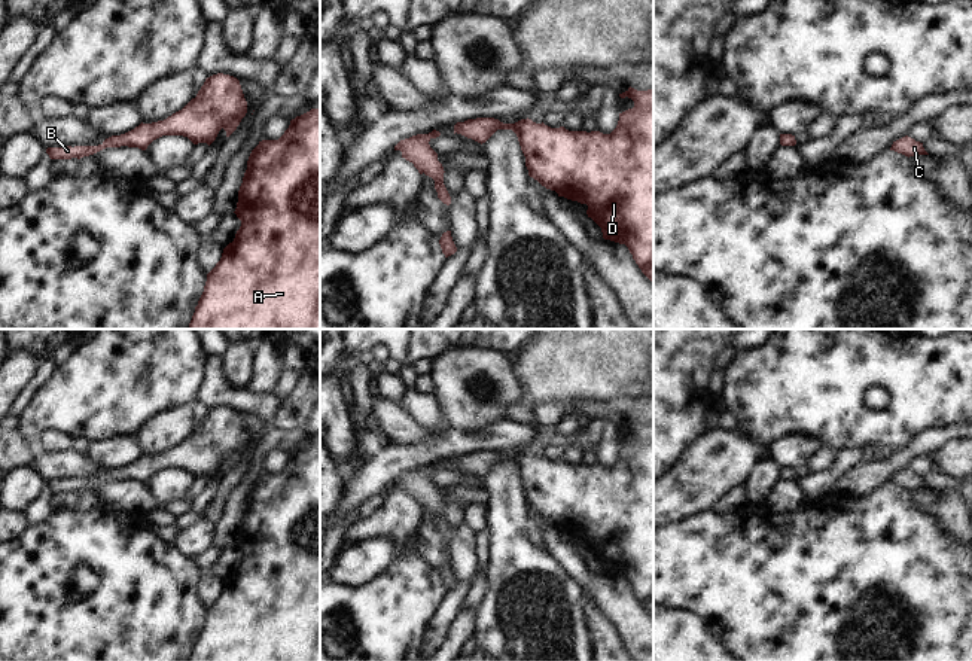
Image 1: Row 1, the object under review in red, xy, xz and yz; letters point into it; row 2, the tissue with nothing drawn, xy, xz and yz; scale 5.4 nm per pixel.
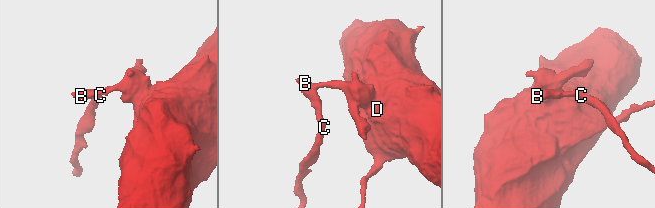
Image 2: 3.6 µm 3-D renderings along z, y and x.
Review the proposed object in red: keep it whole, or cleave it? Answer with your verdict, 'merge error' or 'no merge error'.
no merge error

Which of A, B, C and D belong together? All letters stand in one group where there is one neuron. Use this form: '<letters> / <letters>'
A B C D

